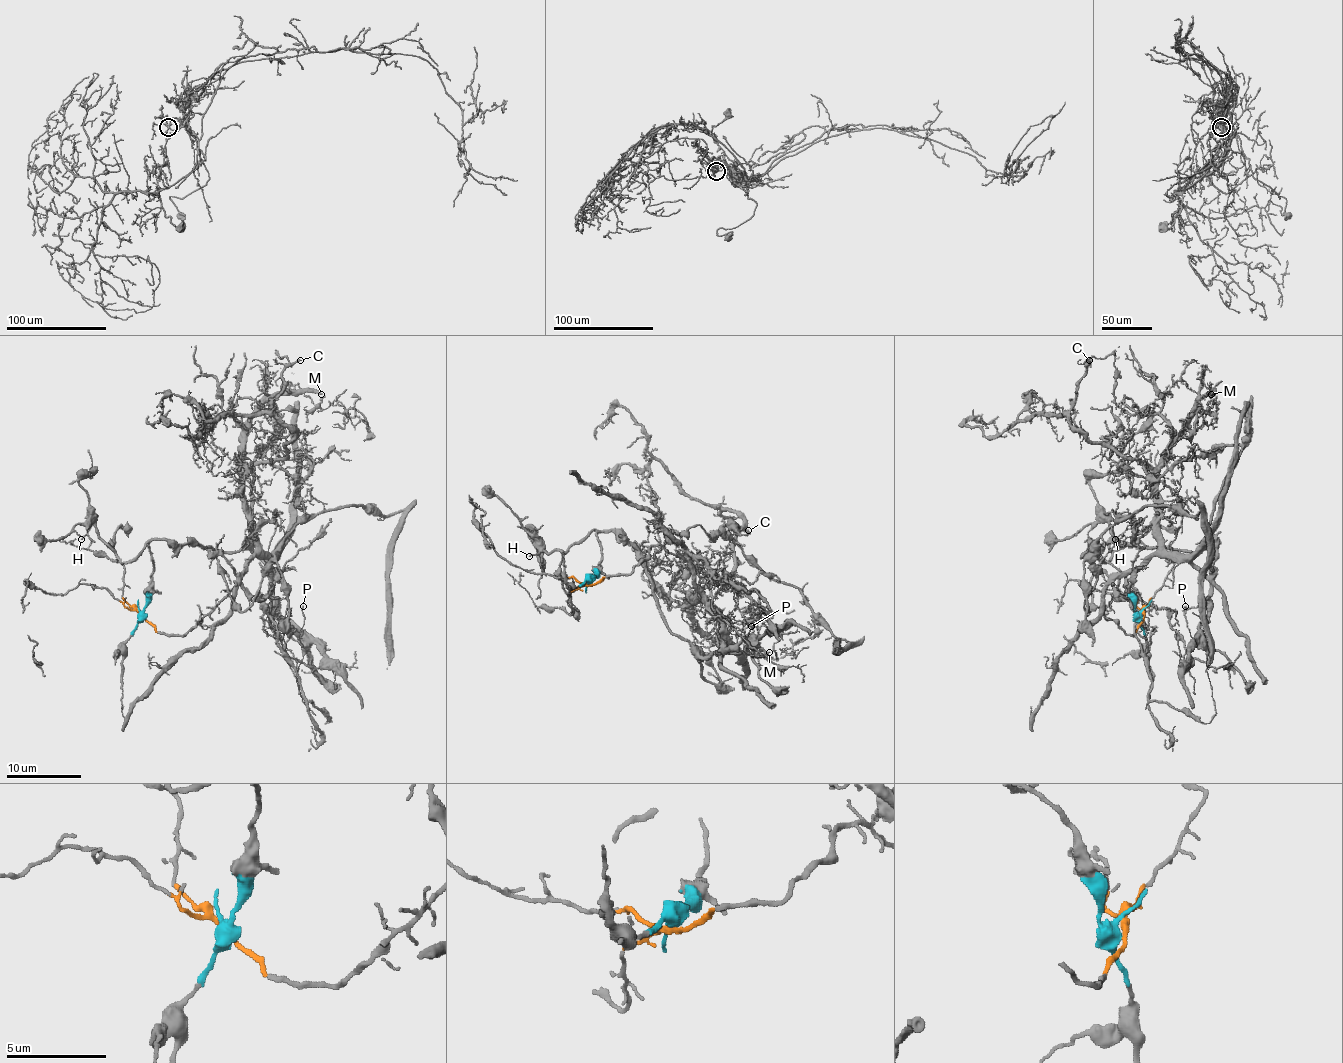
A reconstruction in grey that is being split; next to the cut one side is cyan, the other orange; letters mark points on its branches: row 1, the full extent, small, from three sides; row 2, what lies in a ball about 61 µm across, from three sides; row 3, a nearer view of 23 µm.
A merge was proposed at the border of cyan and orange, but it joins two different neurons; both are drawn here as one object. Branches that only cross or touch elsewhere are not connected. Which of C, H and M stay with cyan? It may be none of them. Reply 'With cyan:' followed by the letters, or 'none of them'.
With cyan: H

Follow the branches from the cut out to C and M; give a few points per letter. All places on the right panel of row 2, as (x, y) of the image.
C: (1143, 613), (1133, 635), (1103, 611), (1124, 575), (1158, 549), (1156, 475), (1071, 425), (1090, 361)
M: (1143, 613), (1133, 635), (1103, 609), (1124, 575), (1158, 549), (1158, 466), (1182, 421), (1210, 394)

